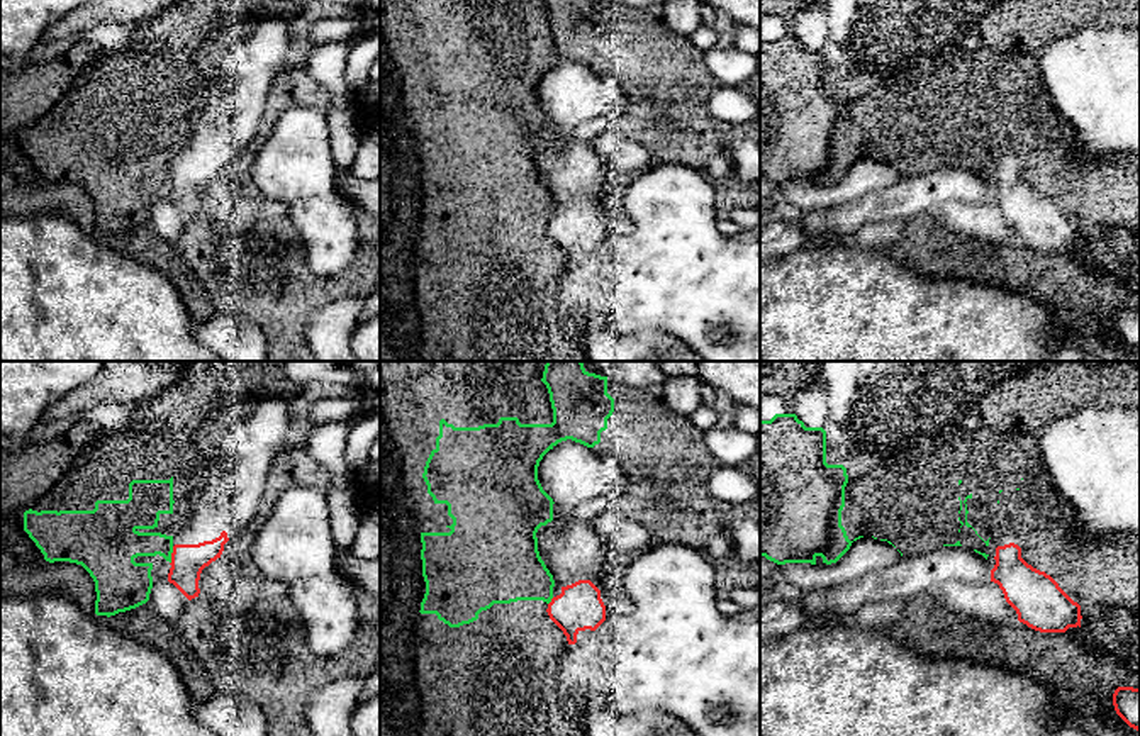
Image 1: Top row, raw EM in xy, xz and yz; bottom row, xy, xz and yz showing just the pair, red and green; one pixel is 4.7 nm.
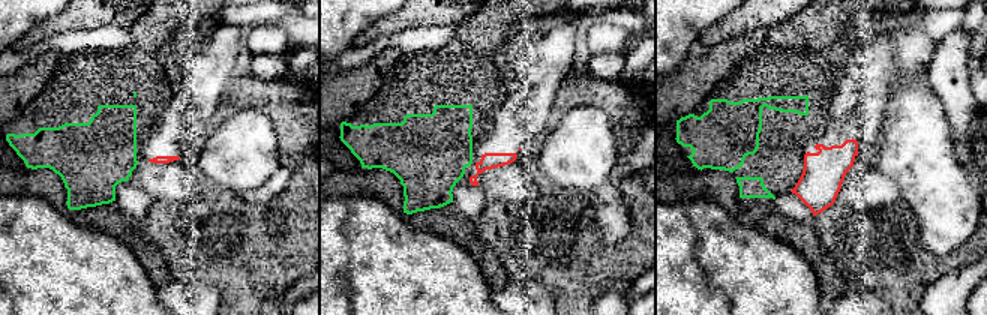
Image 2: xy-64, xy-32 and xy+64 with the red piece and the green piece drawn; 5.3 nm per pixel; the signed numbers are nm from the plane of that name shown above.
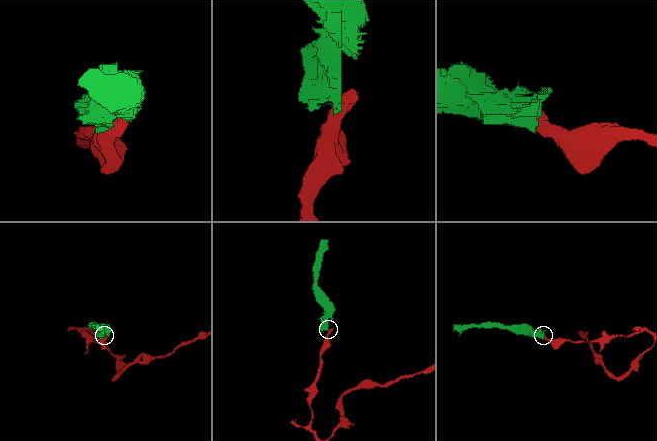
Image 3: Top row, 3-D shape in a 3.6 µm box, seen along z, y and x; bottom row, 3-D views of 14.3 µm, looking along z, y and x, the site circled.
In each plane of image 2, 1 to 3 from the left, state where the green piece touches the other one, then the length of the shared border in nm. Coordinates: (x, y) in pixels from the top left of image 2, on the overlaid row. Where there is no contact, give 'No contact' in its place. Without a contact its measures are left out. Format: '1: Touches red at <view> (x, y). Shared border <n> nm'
1: No contact
2: No contact
3: No contact

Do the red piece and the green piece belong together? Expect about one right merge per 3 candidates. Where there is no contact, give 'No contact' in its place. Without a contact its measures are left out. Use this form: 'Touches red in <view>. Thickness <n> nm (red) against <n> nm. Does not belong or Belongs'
Touches red in xy. Thickness 160 nm (red) against 220 nm. Does not belong

